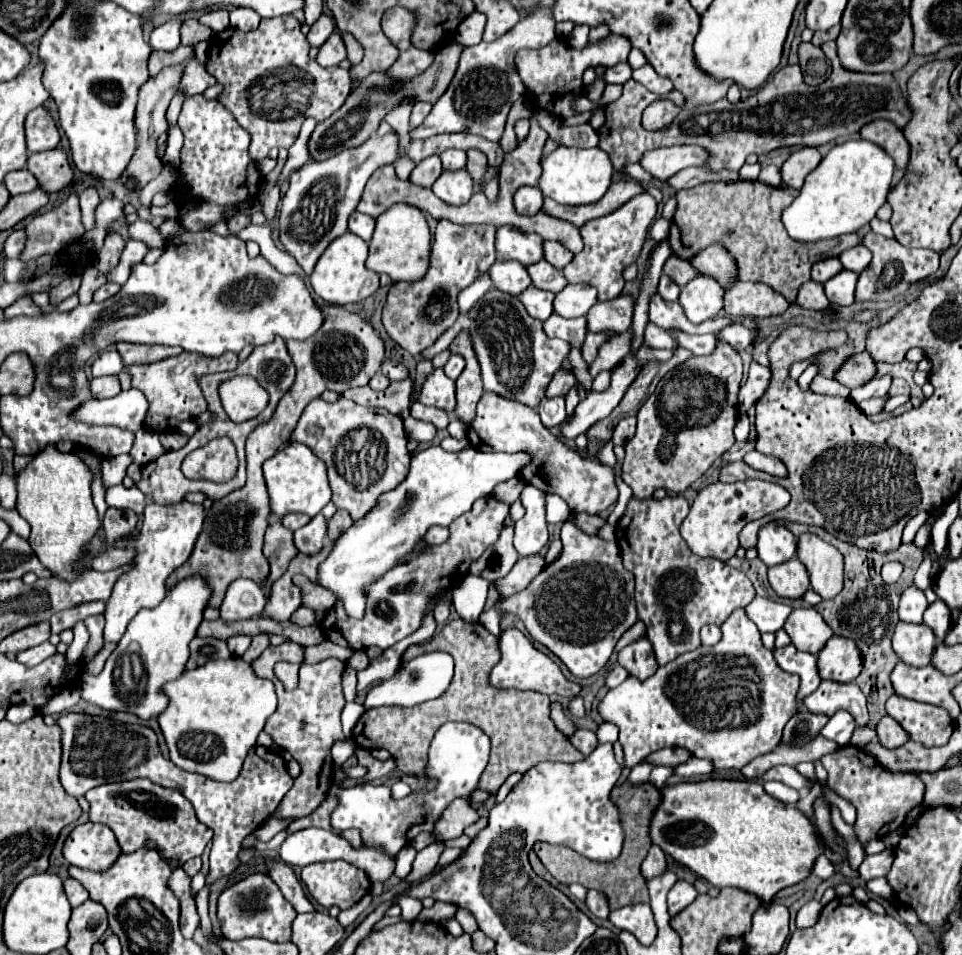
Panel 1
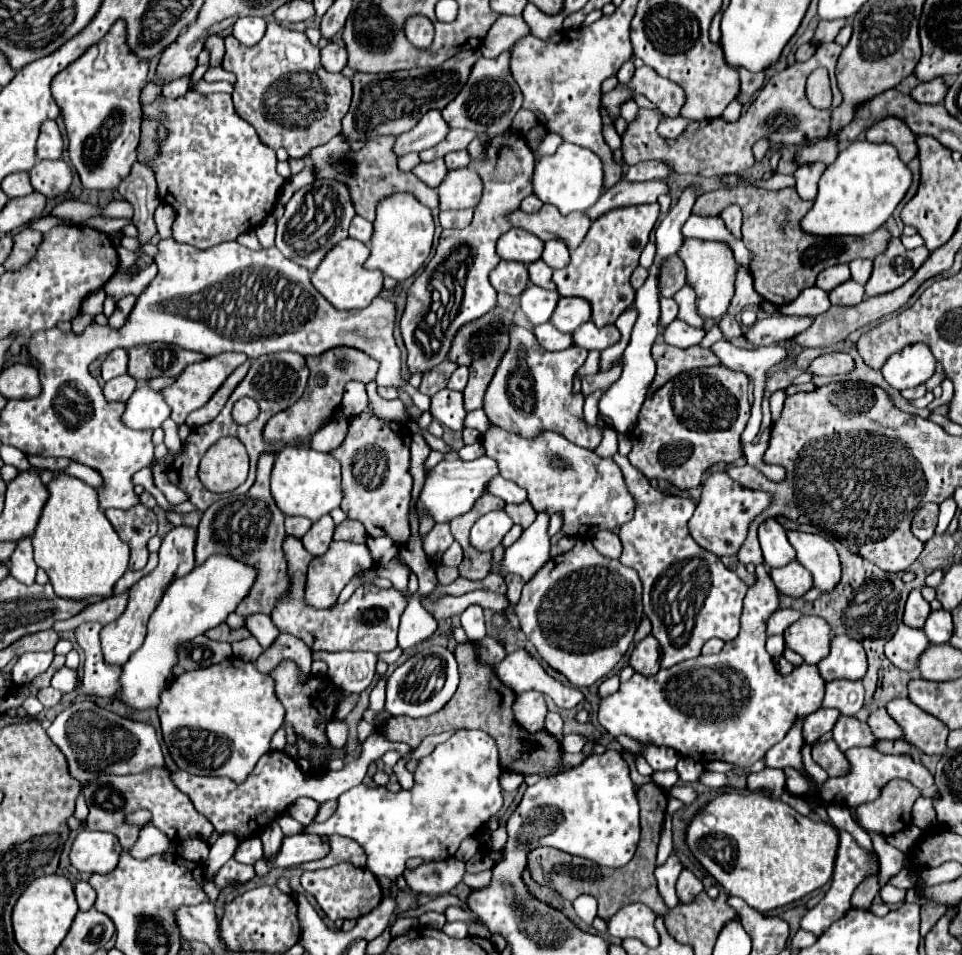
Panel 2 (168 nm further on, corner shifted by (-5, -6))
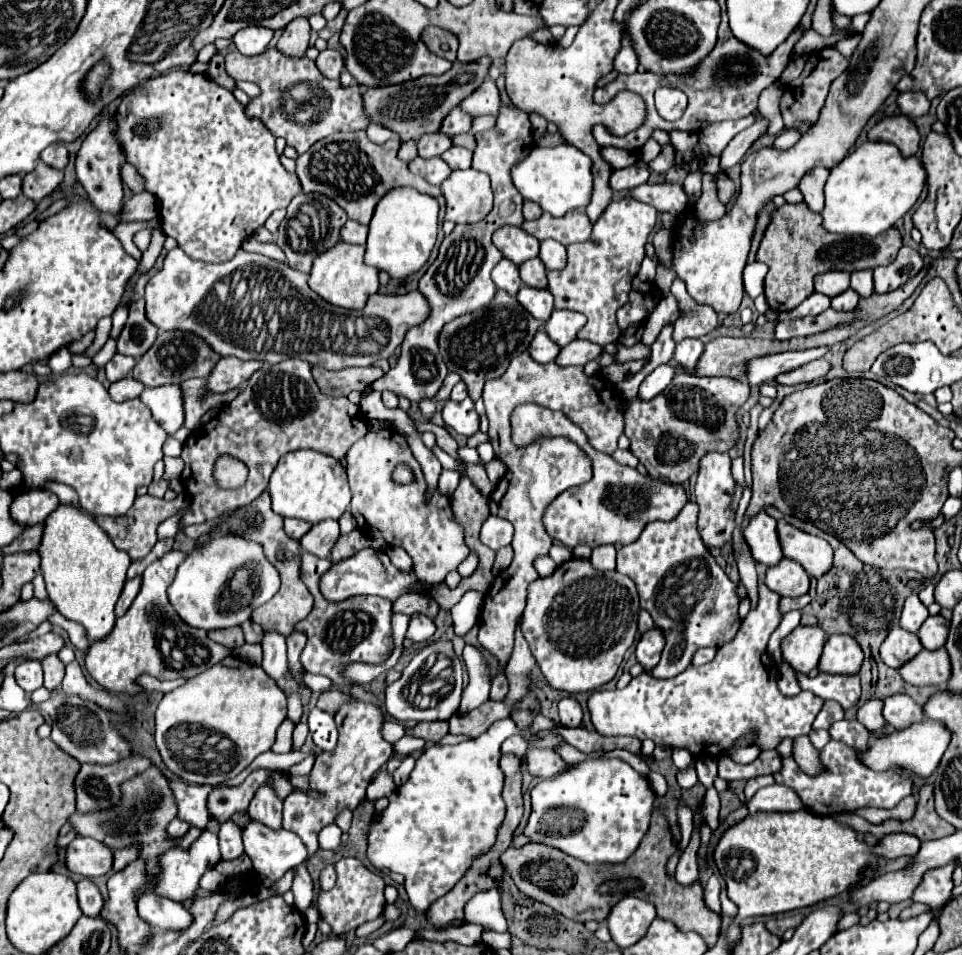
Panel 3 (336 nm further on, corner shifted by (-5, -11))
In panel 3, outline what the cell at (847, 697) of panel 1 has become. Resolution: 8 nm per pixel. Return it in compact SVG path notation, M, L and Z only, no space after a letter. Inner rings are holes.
M795 672L795 674L801 690L809 690L823 700L835 700L843 706L843 710L859 702L859 696L861 696L859 676L829 676L821 672L819 676L811 678L801 672Z

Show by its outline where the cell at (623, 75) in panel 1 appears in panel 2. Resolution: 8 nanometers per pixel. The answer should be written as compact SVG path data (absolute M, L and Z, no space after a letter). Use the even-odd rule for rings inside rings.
M633 61L625 62L621 69L619 69L616 77L621 85L625 85L625 83L629 83L629 79L633 77L633 73L635 73L635 65Z

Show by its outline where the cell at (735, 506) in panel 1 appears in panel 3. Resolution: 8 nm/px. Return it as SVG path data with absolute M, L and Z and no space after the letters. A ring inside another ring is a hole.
M709 452L701 458L699 476L695 482L695 500L699 506L699 534L707 546L723 546L731 542L735 528L735 514L731 510L735 480L731 476L731 458L723 452Z

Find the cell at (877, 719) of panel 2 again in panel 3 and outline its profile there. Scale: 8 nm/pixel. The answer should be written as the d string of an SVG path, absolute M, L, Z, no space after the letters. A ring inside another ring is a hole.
M867 700L865 704L859 706L857 710L857 720L869 730L869 732L879 732L885 726L885 718L881 714L883 702L881 700Z

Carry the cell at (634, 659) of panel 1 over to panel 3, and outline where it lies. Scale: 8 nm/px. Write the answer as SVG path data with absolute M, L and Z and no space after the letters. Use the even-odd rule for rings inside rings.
M655 626L655 628L647 630L647 632L641 636L641 640L639 640L639 644L637 644L637 650L635 650L637 662L639 662L647 672L651 672L651 670L657 666L659 658L661 658L663 646L665 646L665 636L661 634L661 628Z

